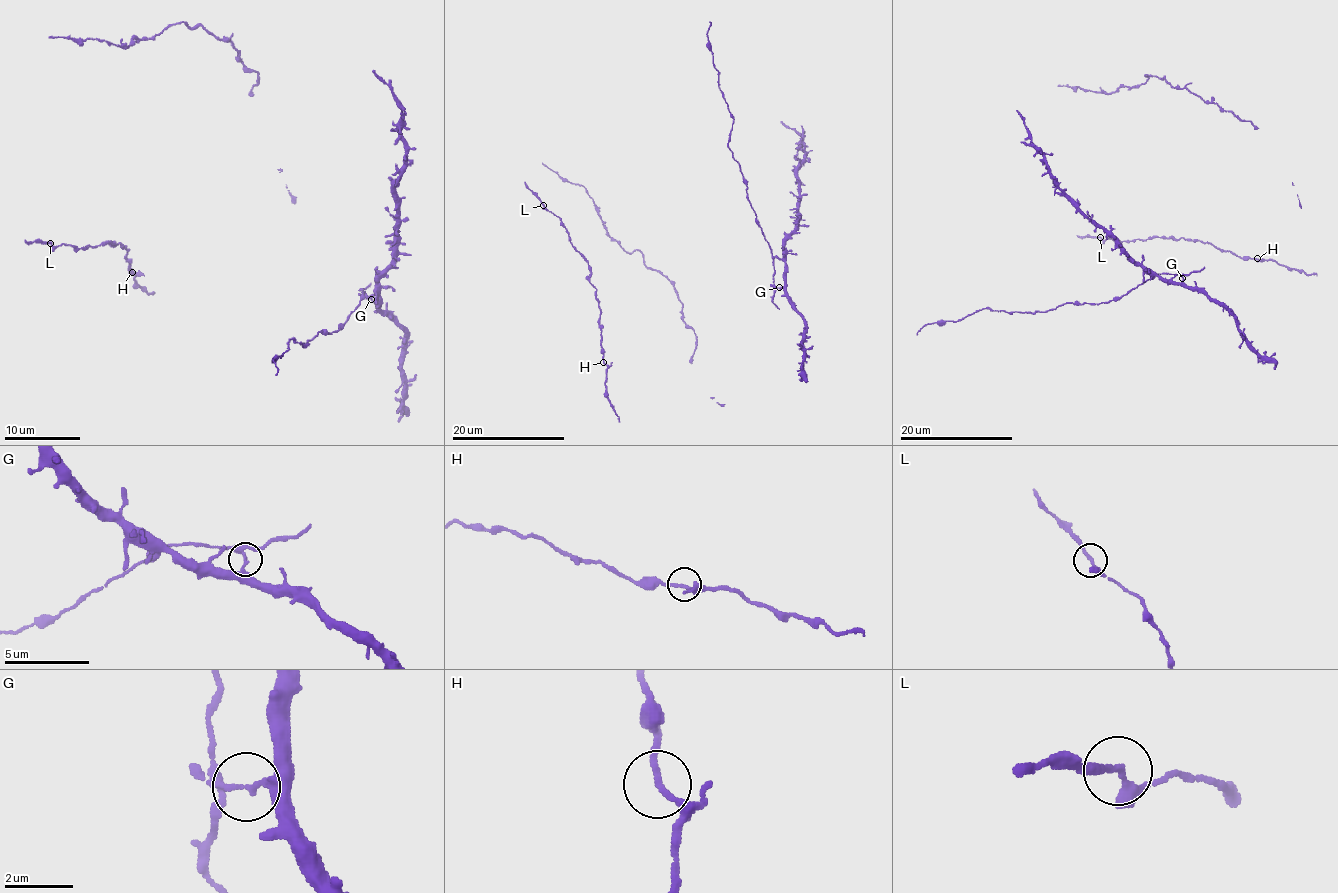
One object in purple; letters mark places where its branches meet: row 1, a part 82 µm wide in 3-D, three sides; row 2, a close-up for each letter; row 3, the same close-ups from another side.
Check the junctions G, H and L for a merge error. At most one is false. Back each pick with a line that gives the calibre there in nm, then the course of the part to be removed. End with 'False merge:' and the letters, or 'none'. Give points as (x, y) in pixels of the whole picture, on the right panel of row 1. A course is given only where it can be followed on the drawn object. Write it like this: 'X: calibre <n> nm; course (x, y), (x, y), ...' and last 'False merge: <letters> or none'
G: calibre 150 nm; course (1183, 278), (1155, 274), (1107, 302), (1064, 303), (1041, 312), (982, 309), (957, 322), (926, 324), (916, 334)
False merge: G

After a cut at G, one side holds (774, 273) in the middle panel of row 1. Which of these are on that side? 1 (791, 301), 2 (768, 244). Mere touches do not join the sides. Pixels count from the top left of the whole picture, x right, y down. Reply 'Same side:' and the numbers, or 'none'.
Same side: 2

